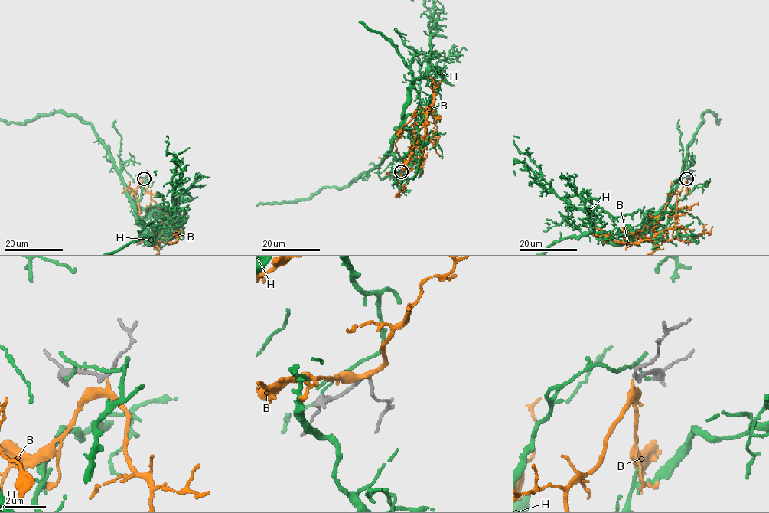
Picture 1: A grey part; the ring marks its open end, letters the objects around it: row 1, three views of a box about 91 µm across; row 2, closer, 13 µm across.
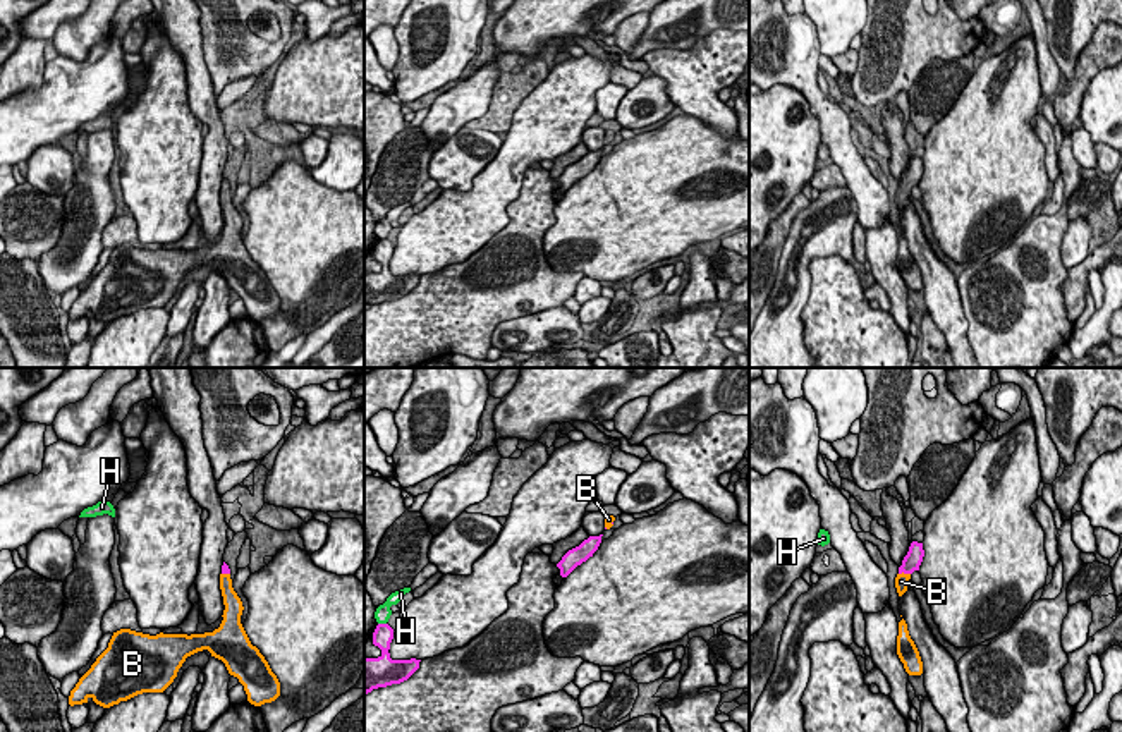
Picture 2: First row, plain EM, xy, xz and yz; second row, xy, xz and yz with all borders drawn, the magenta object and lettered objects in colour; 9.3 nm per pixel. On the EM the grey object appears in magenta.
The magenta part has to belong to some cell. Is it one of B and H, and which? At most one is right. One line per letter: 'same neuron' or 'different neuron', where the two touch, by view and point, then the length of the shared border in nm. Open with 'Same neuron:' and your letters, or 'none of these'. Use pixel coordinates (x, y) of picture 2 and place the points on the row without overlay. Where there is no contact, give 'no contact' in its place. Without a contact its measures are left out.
Same neuron: B
B: same neuron; contact yz (904, 188); length 110 nm
H: different neuron; contact xz (382, 239); length 80 nm

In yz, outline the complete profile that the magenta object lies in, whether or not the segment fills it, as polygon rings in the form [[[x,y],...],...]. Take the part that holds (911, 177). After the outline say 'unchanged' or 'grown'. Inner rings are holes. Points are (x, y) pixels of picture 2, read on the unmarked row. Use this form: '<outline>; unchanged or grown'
[[[912,156],[895,192],[895,203],[899,211],[902,211],[907,206],[907,198],[911,194],[911,189],[914,186],[919,186],[923,172],[924,172],[923,158]]]; grown

